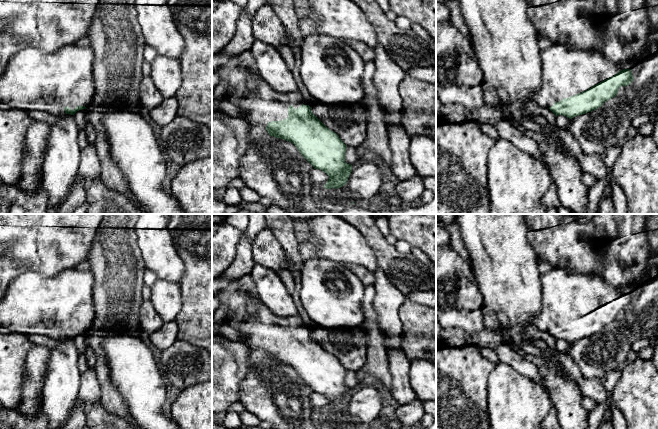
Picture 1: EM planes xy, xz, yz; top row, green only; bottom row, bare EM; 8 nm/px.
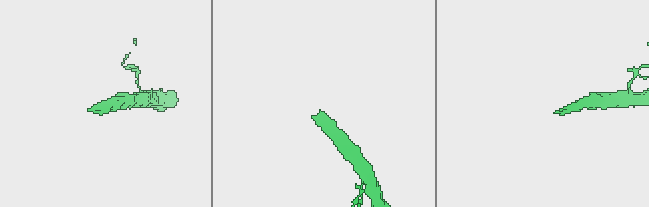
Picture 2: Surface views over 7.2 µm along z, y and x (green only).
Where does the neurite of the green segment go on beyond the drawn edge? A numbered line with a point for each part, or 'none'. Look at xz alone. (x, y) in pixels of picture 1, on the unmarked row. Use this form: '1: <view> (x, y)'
1: xz (262, 328)

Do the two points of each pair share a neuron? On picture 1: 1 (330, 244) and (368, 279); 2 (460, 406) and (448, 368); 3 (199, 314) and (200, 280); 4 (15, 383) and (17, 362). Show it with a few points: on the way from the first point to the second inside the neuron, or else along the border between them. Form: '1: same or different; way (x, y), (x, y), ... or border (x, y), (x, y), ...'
1: different; border (344, 263), (362, 265), (373, 272)
2: same; way (451, 397), (448, 394), (448, 377)
3: same; way (200, 306), (200, 288)
4: same; way (15, 378), (15, 367)

